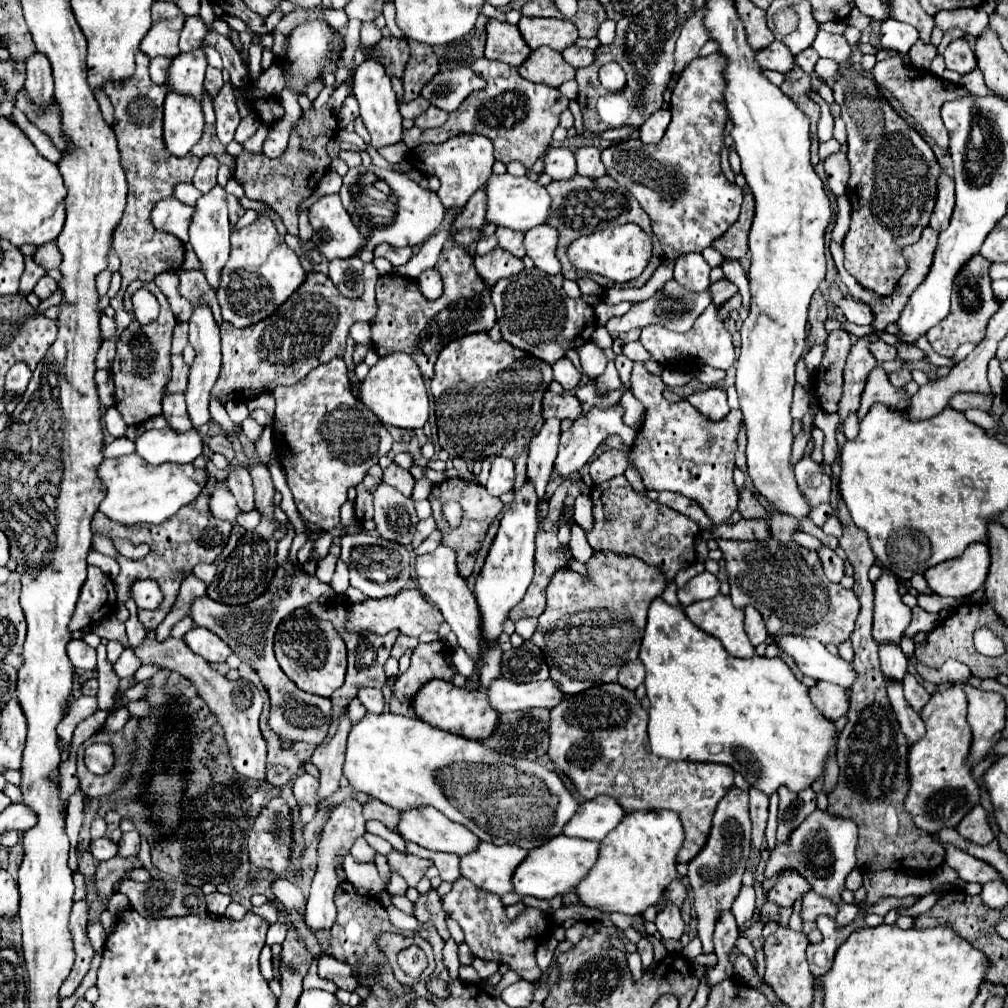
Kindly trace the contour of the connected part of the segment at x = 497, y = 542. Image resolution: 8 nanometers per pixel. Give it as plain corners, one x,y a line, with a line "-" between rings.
524,482
524,486
516,492
510,510
504,512
498,534
494,536
490,552
486,556
486,562
480,570
480,574
476,576
474,598
478,602
480,618
484,620
484,628
482,628
484,644
498,642
510,610
524,598
524,594
530,586
530,580
534,574
534,534
538,530
536,502
538,502
538,498
536,498
532,484

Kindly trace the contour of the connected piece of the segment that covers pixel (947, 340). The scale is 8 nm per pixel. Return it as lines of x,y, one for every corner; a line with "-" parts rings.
974,256
972,262
968,262
962,272
958,274
954,288
952,288
952,308
950,314
938,322
932,330
928,330
928,342
932,344
932,348
942,354
942,356
954,356
958,346
964,342
974,342
978,344
984,334
986,334
986,326
992,318
992,314
996,314
996,310
1000,308
1000,302
996,300
996,296
992,294
990,288
990,278
988,278
988,268
990,262
984,260
982,256

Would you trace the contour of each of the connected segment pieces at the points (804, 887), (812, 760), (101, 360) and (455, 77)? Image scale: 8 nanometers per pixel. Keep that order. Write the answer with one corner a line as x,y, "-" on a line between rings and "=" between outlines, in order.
784,870
780,872
778,882
770,888
770,892
766,892
766,900
776,902
778,906
792,906
794,900
808,890
810,890
808,882
798,872
=
654,598
648,610
640,660
646,668
644,686
650,700
648,738
652,754
668,760
728,764
740,772
748,784
768,796
782,784
792,792
804,790
820,776
826,754
834,742
834,724
814,708
808,698
808,688
796,680
782,658
734,658
716,638
694,626
682,606
670,606
662,598
=
106,340
100,350
98,350
98,356
96,356
96,366
98,368
104,368
104,370
110,370
110,364
114,360
114,350
116,350
116,340
=
470,68
460,70
448,70
438,72
420,92
426,100
430,100
434,106
452,112
456,110
472,92
484,88
484,80
476,76

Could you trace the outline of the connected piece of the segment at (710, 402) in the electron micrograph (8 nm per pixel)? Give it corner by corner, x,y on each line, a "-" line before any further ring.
708,388
702,392
694,392
686,400
712,422
722,420
730,412
728,402
726,402
726,390
722,388

